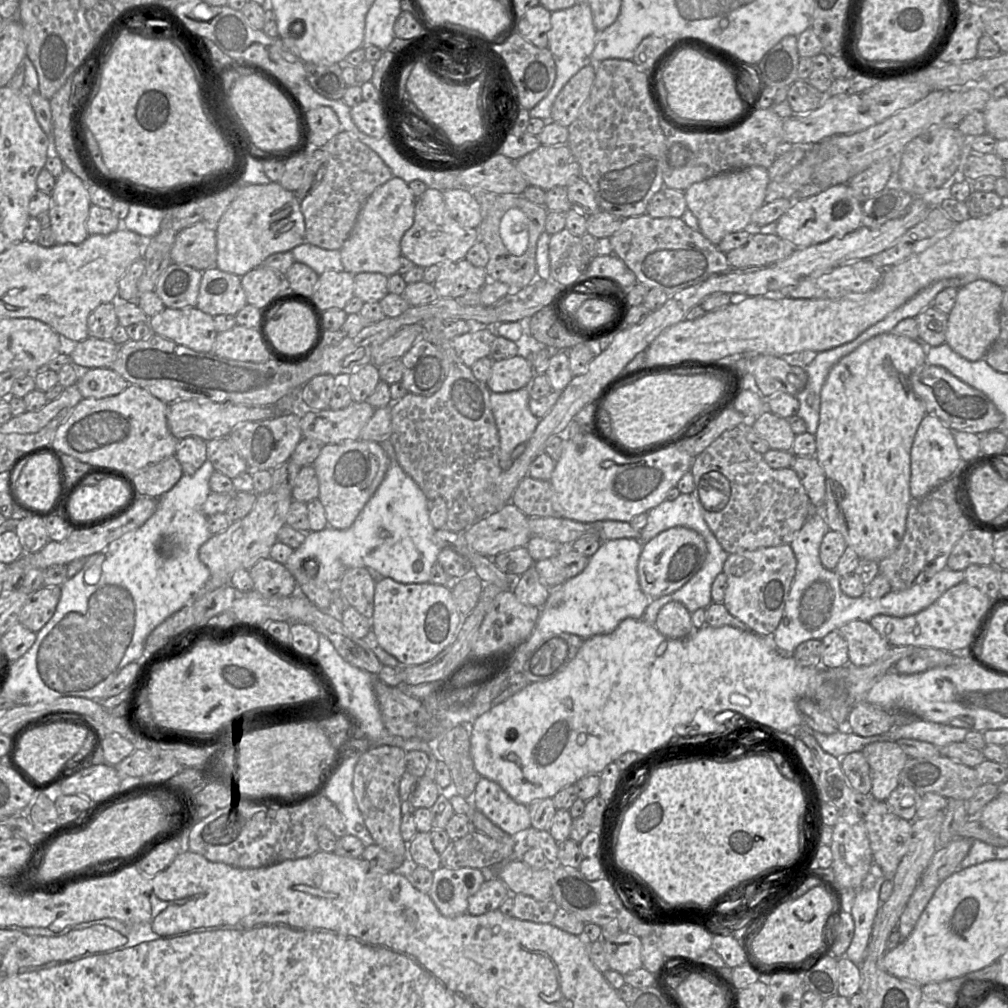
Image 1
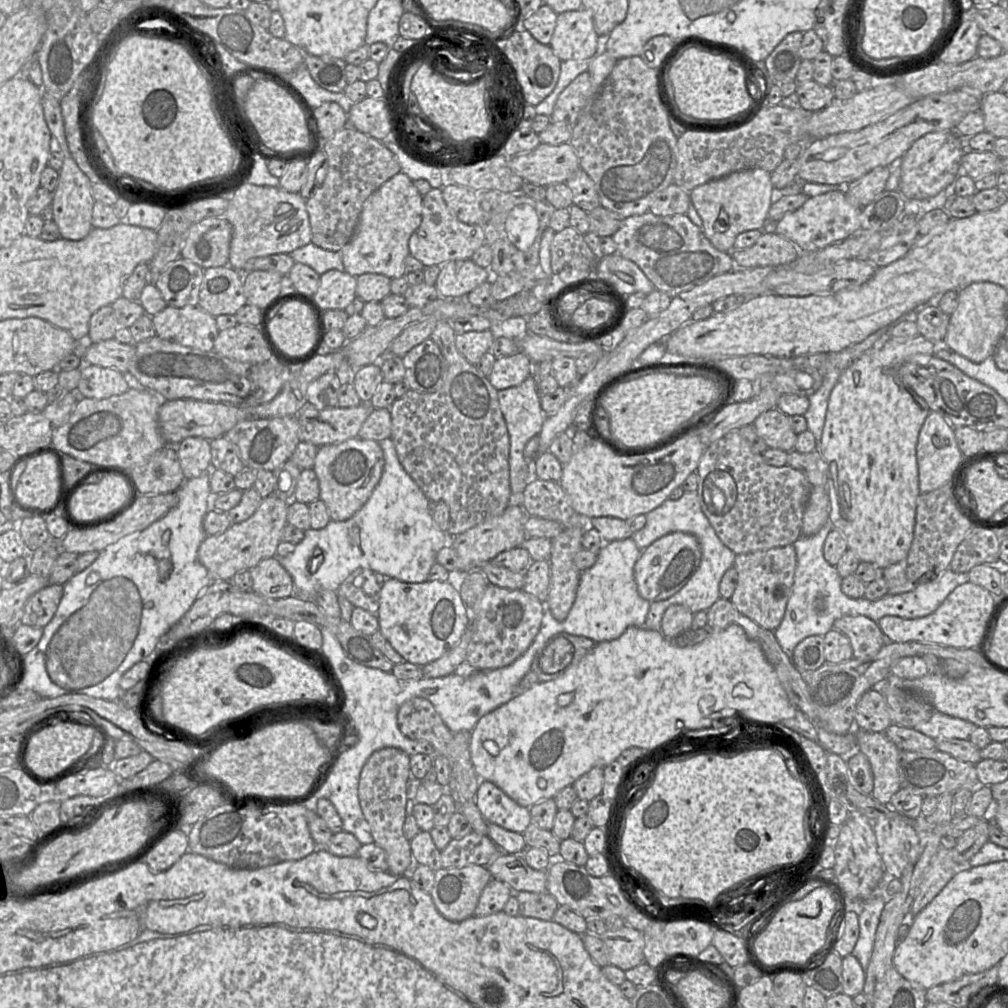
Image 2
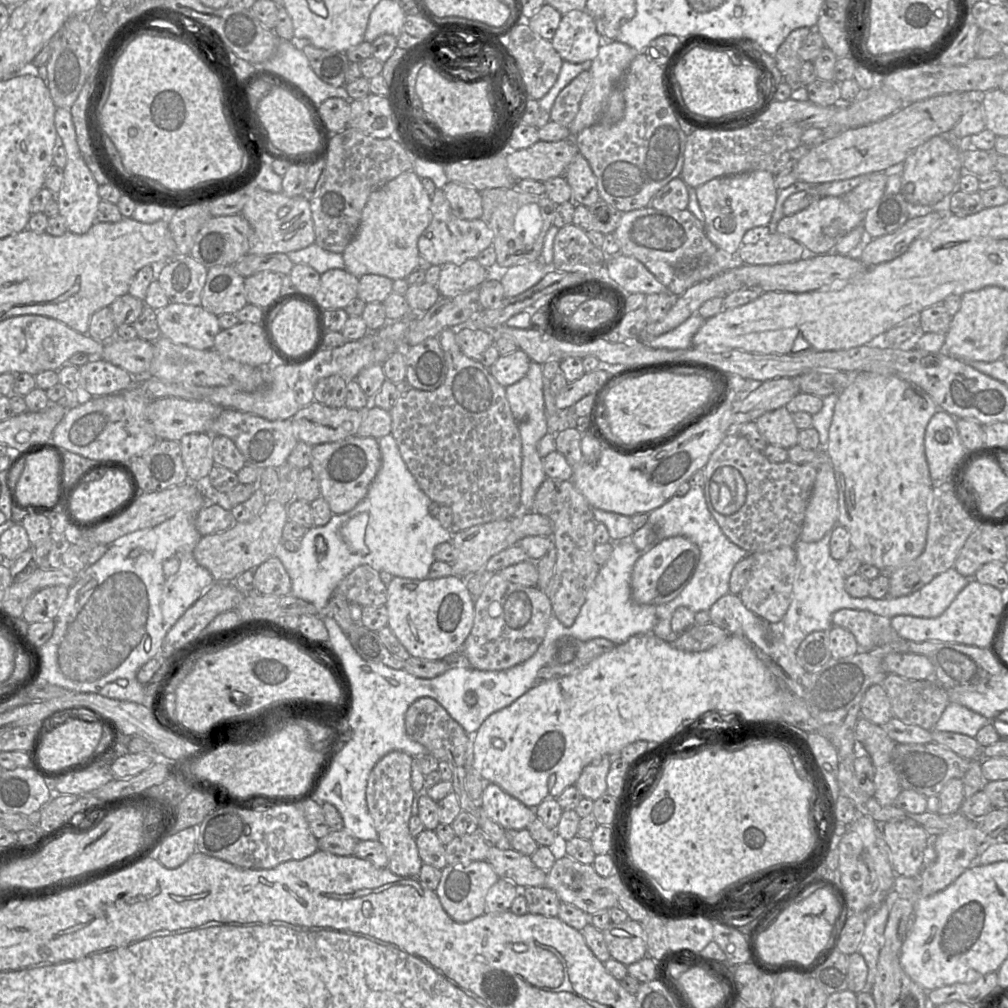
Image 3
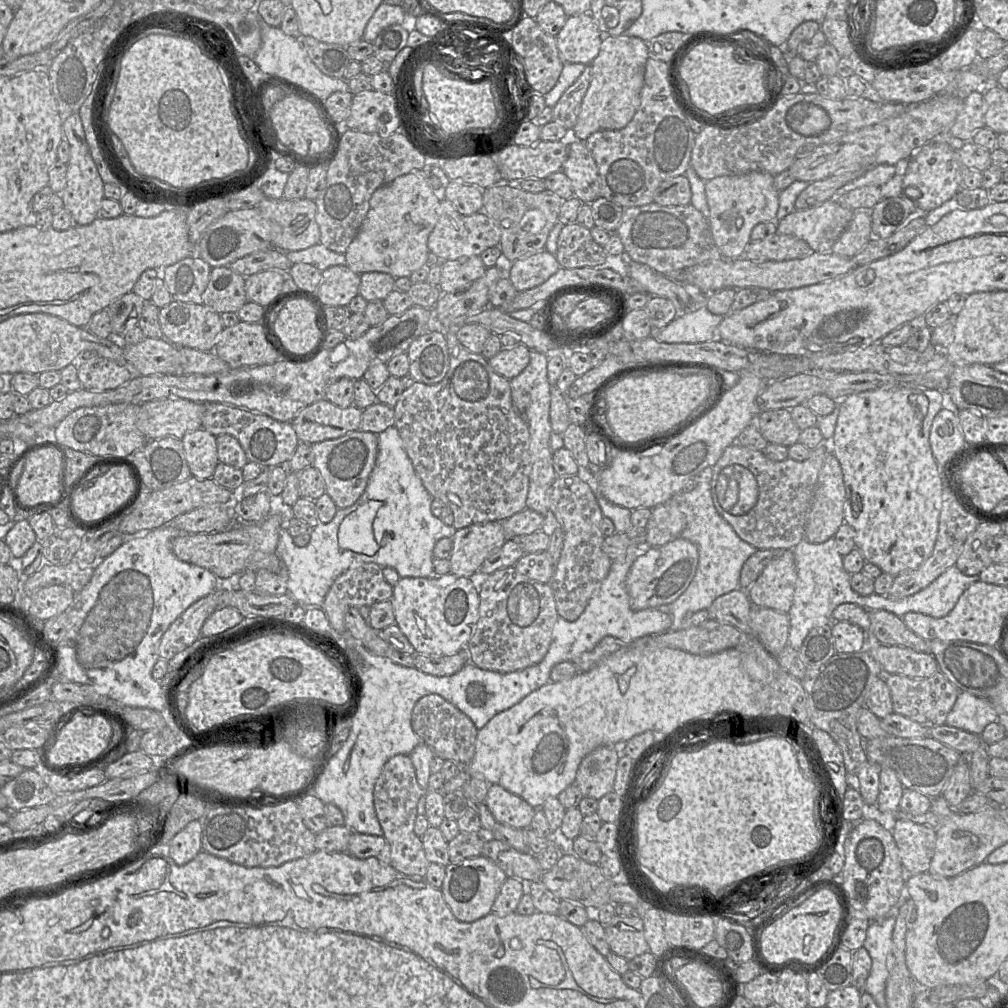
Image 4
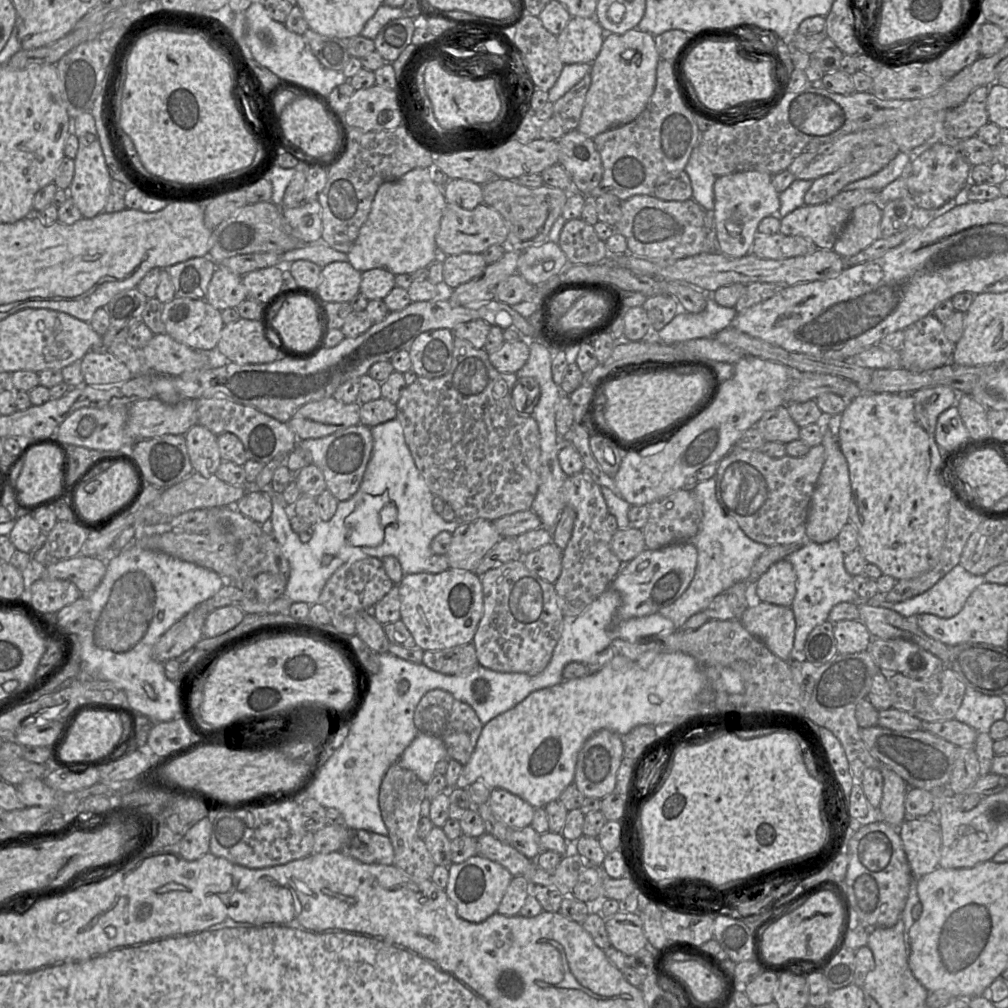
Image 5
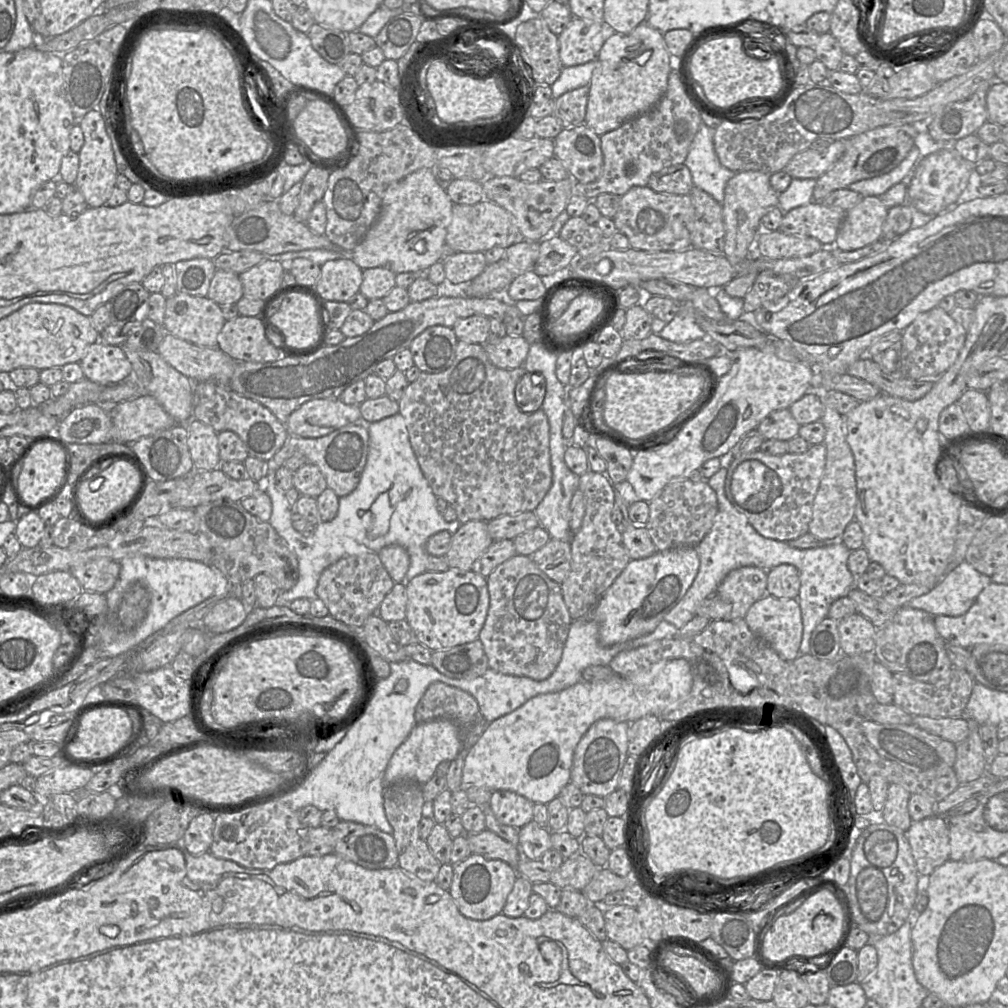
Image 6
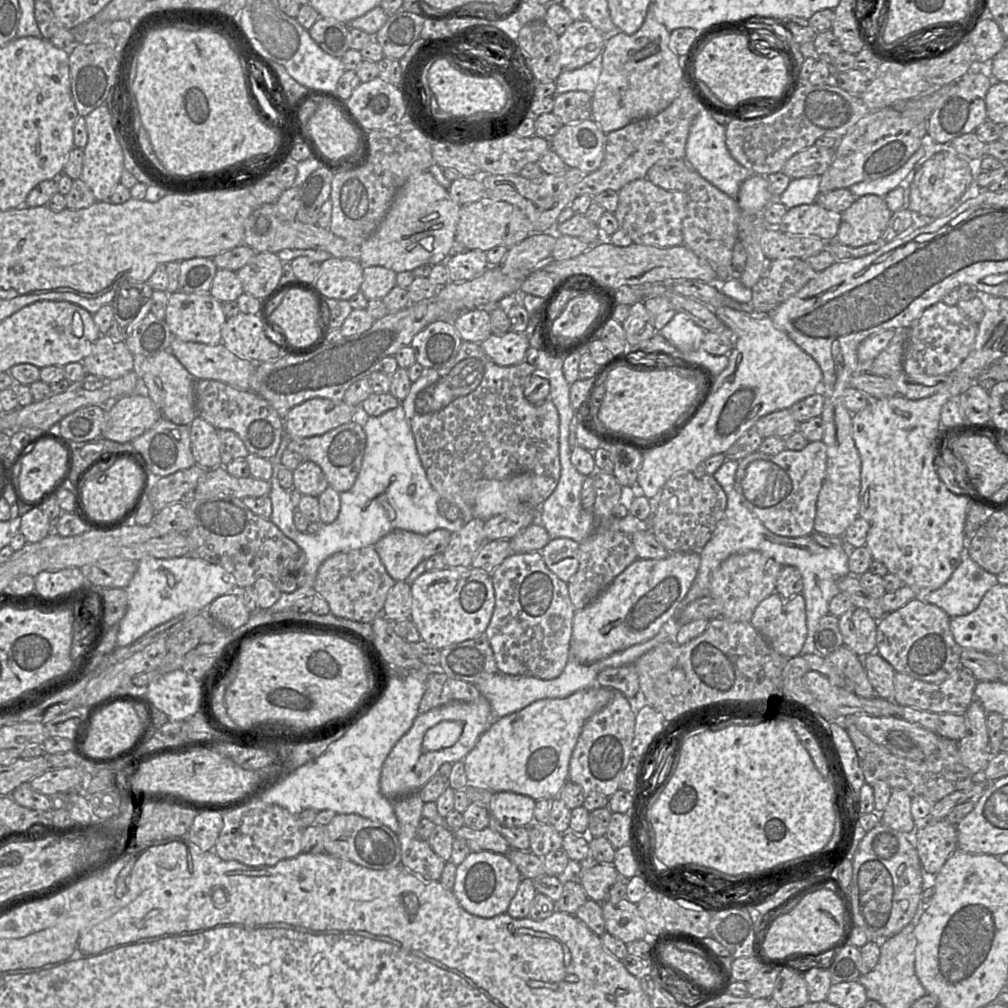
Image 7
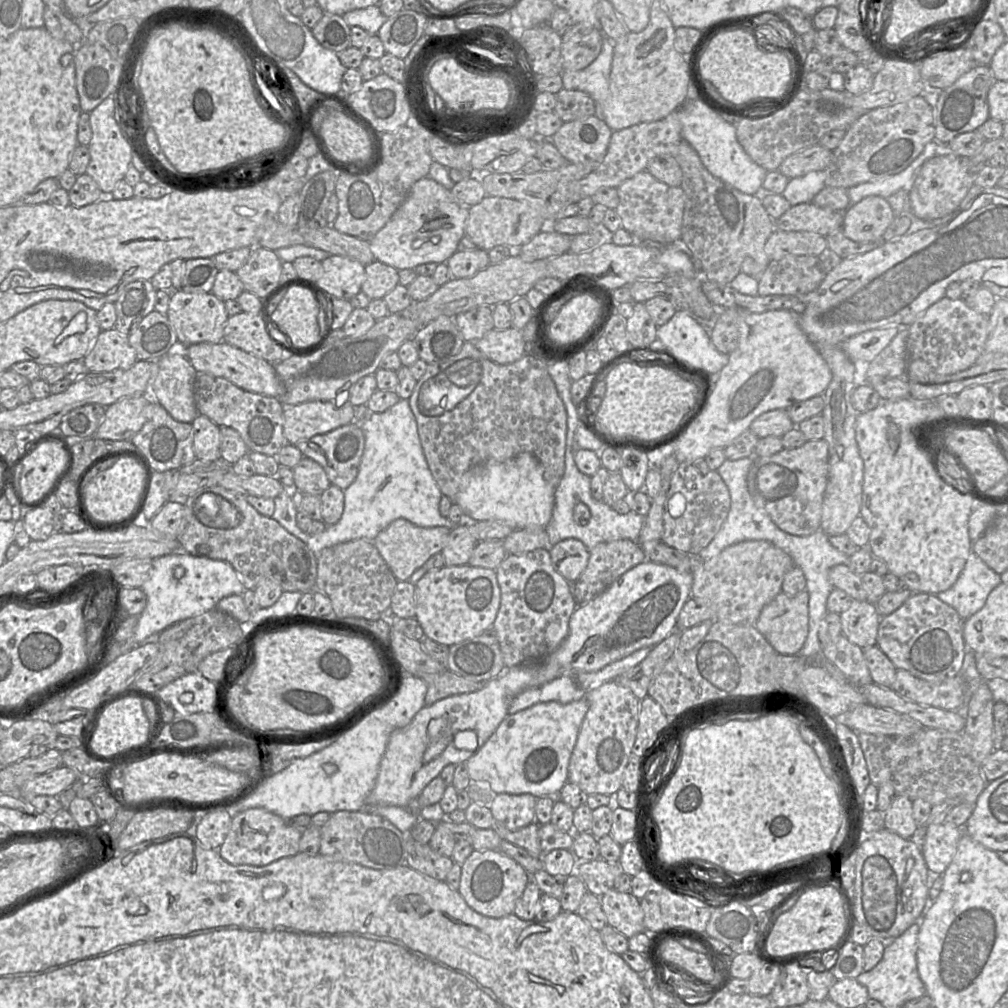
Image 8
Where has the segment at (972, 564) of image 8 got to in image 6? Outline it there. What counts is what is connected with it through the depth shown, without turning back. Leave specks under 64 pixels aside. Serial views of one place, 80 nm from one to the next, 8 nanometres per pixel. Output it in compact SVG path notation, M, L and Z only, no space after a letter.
M963 561L950 573L945 574L928 593L912 599L905 606L924 610L933 616L959 617L971 608L981 591L990 583L992 583L990 576L980 573L968 562Z

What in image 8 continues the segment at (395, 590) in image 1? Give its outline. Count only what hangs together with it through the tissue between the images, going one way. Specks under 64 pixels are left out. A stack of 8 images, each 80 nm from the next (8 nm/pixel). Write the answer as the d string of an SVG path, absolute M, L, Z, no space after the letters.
M469 564L443 566L437 570L428 571L415 584L415 619L426 637L450 647L490 631L500 607L500 599L501 592L495 570L473 567Z

